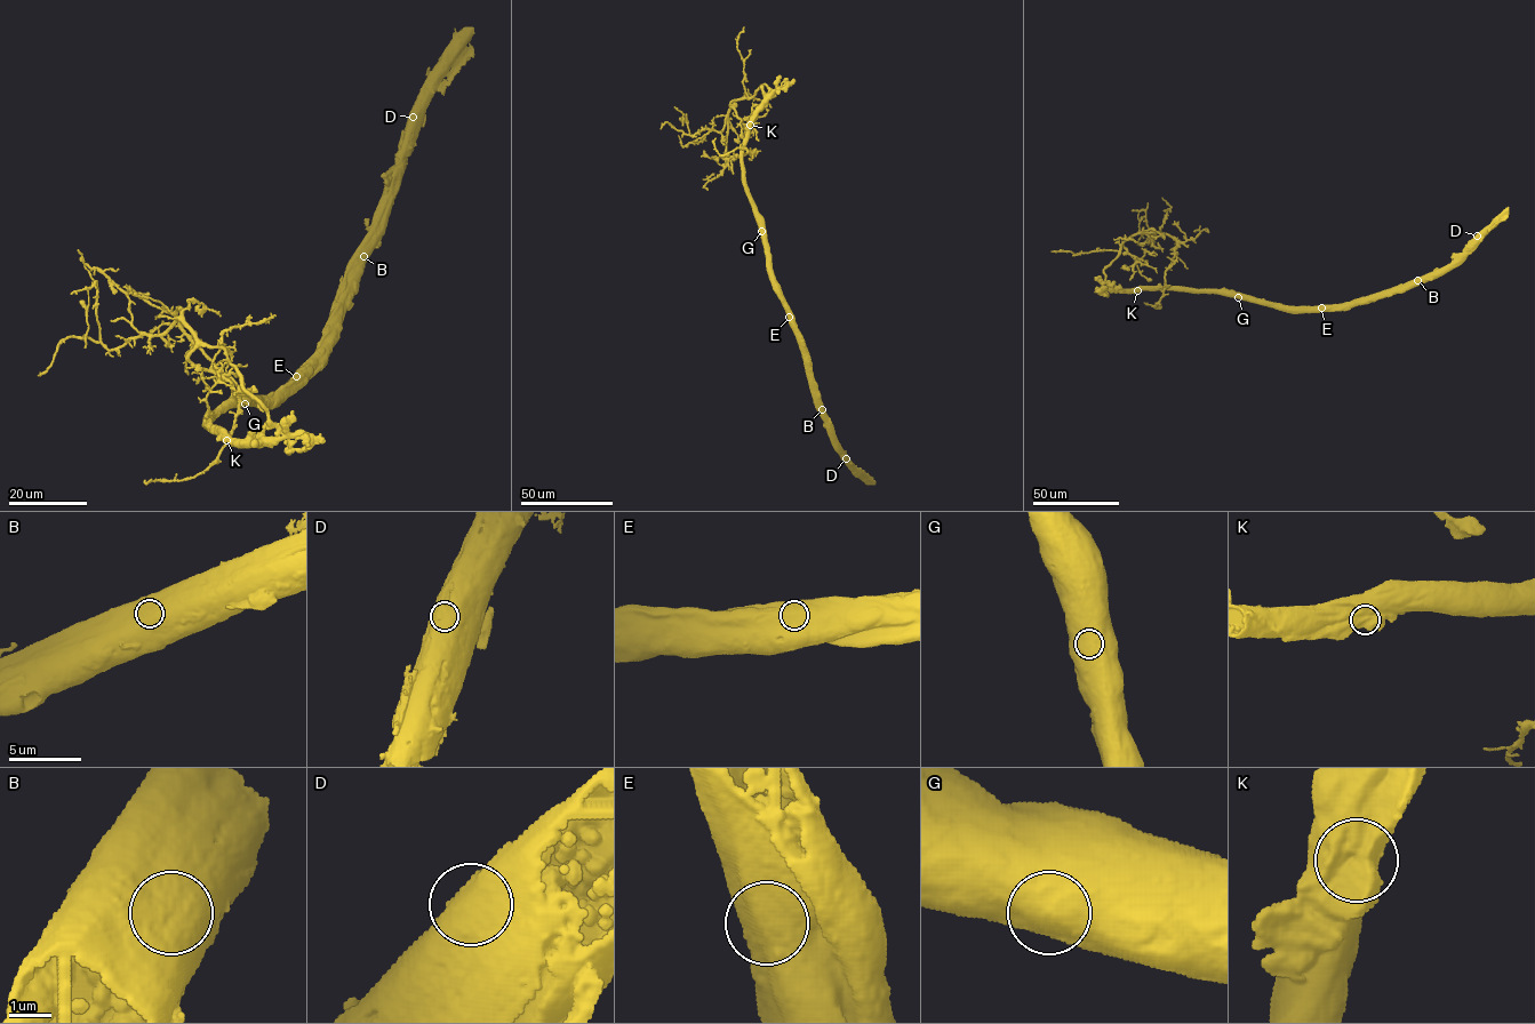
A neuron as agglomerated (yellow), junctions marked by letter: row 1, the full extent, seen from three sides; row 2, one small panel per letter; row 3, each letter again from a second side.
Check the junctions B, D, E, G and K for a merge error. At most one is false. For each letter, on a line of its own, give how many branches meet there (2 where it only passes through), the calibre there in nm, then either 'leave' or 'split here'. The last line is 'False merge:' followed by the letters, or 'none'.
B: 1 | 1350 nm | leave
D: 1 | 1200 nm | leave
E: 1 | 1250 nm | leave
G: 1 | 1200 nm | leave
K: 1 | 1300 nm | split here
False merge: K

